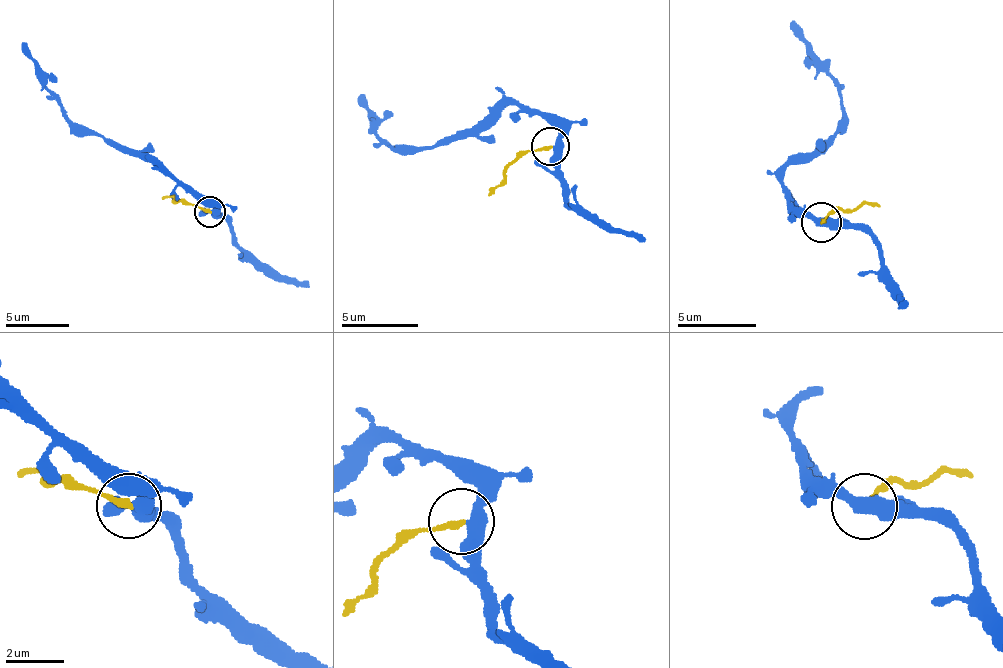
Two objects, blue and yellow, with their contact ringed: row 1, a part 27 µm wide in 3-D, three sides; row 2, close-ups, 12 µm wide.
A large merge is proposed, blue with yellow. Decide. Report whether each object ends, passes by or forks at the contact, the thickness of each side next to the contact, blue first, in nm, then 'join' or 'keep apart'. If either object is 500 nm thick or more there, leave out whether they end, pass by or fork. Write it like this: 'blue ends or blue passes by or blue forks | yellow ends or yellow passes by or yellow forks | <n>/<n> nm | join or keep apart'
blue passes by | yellow ends | 440/220 nm | keep apart

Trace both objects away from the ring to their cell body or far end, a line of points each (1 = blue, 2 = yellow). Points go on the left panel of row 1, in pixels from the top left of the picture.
1: (212, 212), (213, 206), (199, 193), (183, 189), (137, 152), (83, 134), (68, 119), (21, 41)
2: (208, 212), (182, 200), (161, 199)

